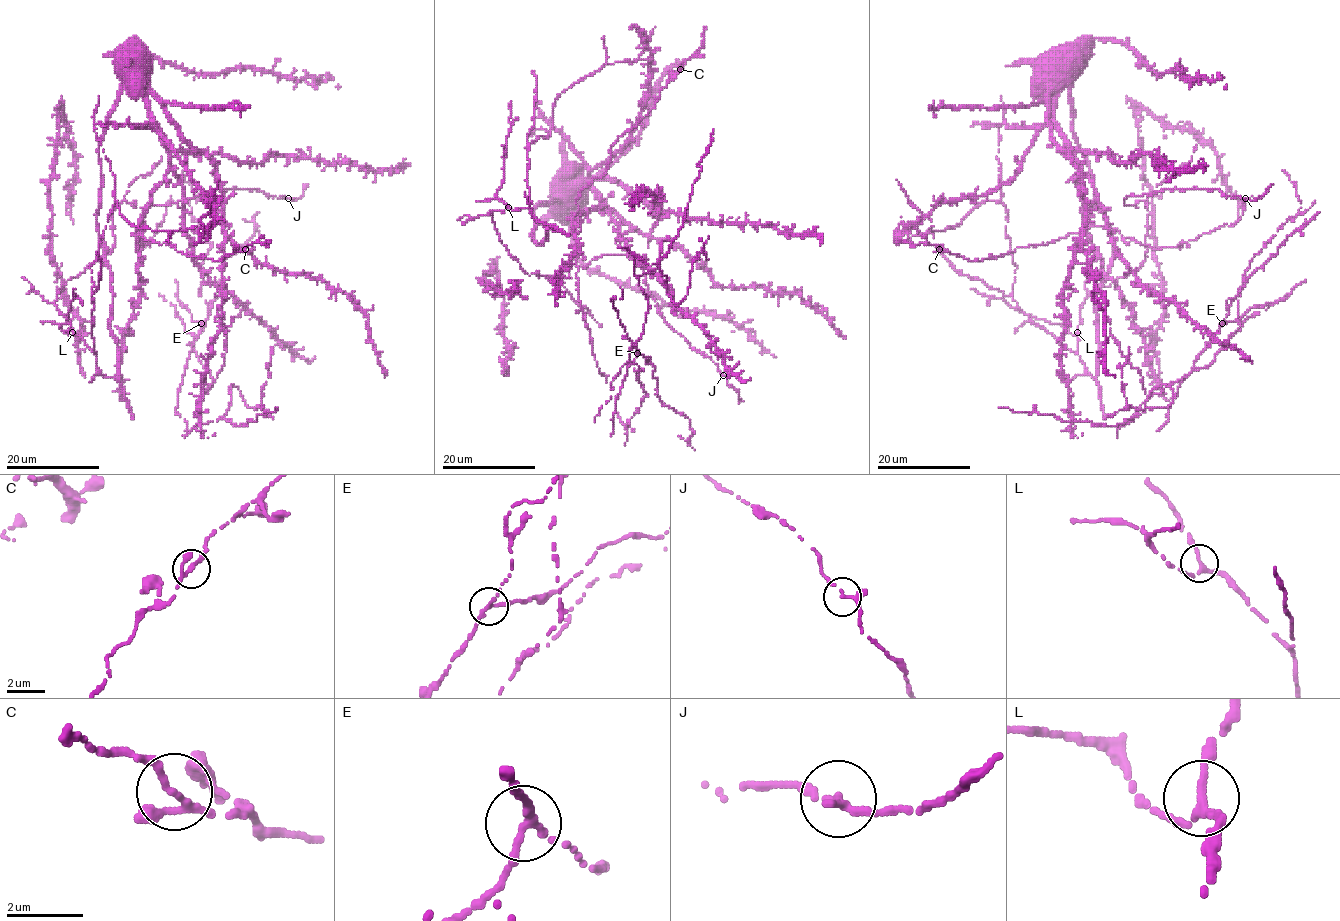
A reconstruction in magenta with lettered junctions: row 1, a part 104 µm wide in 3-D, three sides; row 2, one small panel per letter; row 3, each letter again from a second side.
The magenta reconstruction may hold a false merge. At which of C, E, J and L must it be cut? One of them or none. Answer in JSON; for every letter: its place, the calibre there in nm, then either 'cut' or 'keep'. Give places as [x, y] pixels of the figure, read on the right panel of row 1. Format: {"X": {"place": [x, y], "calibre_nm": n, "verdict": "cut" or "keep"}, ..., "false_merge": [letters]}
{"C": {"place": [939, 249], "calibre_nm": 170, "verdict": "keep"}, "E": {"place": [1222, 323], "calibre_nm": 190, "verdict": "keep"}, "J": {"place": [1245, 198], "calibre_nm": 160, "verdict": "keep"}, "L": {"place": [1077, 332], "calibre_nm": 180, "verdict": "keep"}, "false_merge": []}

